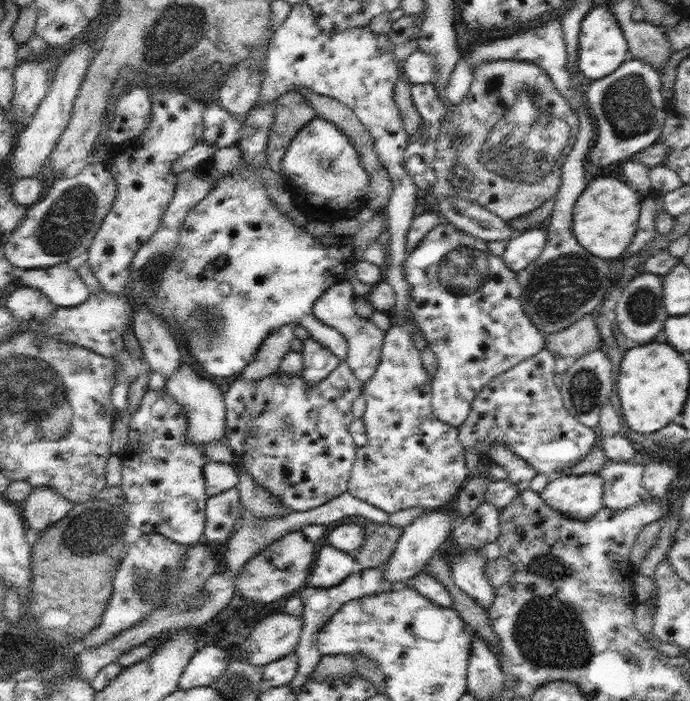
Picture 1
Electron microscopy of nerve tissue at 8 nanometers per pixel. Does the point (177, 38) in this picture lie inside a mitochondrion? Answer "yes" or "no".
yes

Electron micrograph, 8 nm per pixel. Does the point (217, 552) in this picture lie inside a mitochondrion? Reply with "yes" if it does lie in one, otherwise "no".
no

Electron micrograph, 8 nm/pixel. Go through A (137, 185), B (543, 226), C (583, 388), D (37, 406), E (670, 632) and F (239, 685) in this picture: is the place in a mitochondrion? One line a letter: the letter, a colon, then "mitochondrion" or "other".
A: other
B: other
C: mitochondrion
D: mitochondrion
E: other
F: mitochondrion

